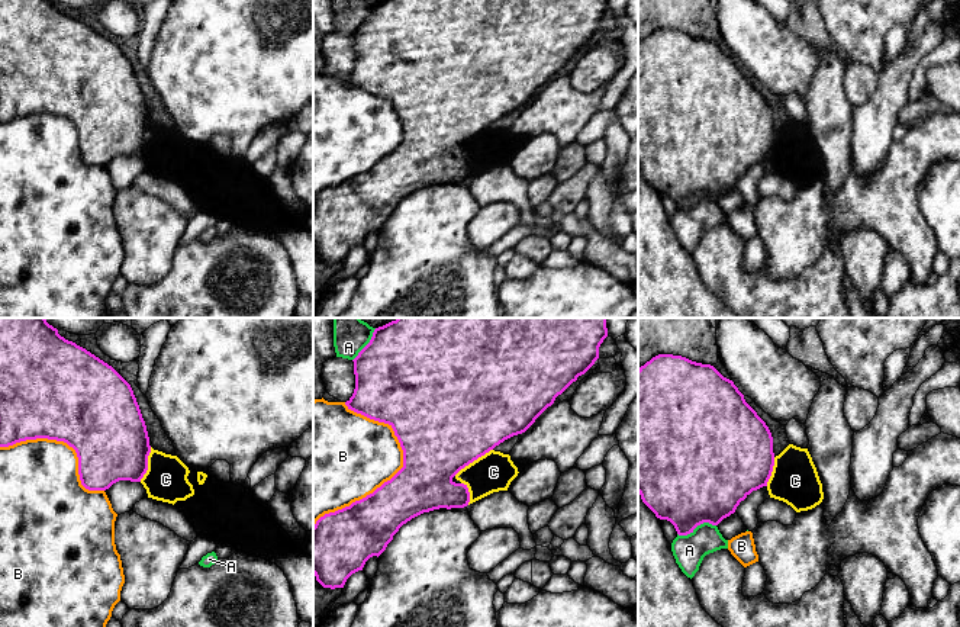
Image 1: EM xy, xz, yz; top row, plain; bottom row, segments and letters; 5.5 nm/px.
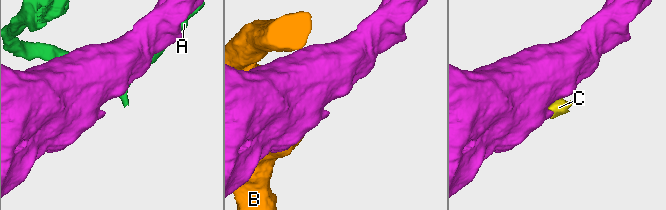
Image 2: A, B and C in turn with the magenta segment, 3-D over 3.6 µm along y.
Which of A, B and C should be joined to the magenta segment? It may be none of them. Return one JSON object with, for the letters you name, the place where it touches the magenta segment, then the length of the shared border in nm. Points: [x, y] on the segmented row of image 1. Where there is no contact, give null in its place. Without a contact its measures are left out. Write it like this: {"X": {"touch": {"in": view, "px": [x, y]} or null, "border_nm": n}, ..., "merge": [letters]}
{"C": {"touch": {"in": "xz", "px": [473, 460]}, "border_nm": 260}, "merge": ["C"]}

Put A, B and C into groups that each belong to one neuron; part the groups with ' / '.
A / B / C

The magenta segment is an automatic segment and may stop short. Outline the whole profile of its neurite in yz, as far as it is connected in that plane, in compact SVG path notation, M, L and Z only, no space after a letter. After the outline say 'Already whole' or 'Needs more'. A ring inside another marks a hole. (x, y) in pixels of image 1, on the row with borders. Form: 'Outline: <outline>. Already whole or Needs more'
Outline: M658 354L638 369L638 493L657 518L670 521L679 536L687 536L703 522L718 525L753 491L763 486L770 498L786 502L796 512L812 509L824 499L822 483L808 448L789 444L776 456L766 422L745 402L734 382L713 366Z. Needs more

